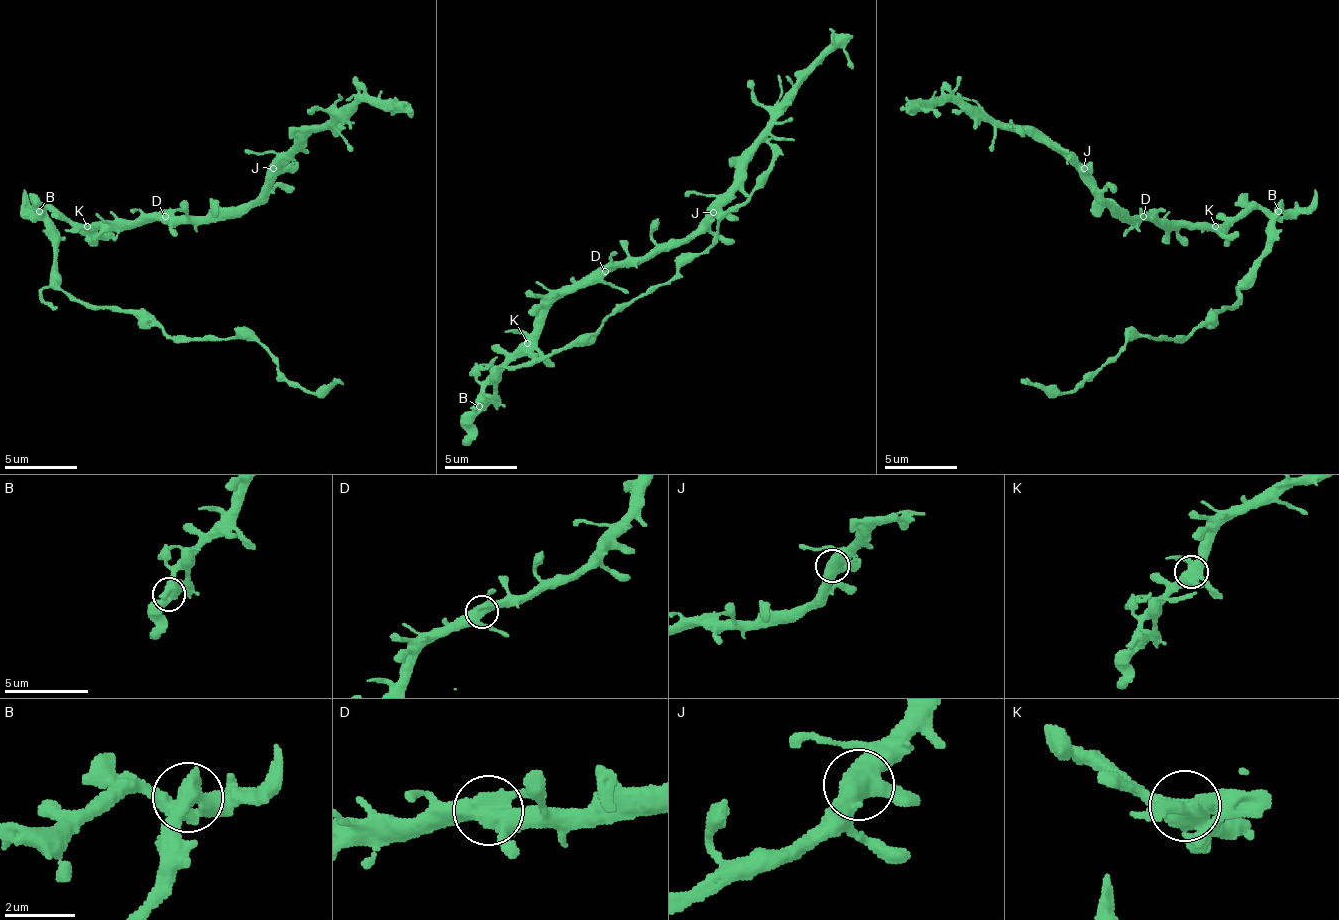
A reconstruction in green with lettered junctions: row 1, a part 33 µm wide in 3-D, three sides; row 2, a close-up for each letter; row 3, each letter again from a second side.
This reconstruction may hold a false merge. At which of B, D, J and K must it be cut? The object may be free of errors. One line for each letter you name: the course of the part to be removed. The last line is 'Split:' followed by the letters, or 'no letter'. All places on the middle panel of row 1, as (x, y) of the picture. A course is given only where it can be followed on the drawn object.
B: (480, 405), (494, 391), (494, 372), (585, 340), (611, 314), (666, 285), (691, 263), (782, 150)
Split: B

